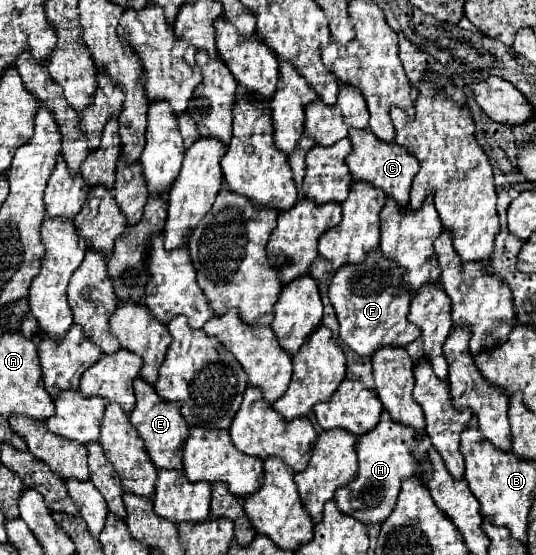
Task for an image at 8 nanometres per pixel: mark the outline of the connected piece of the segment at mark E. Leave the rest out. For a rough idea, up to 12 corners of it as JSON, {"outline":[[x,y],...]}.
{"outline":[[135,379],[131,423],[159,469],[183,469],[189,427],[177,403]]}

